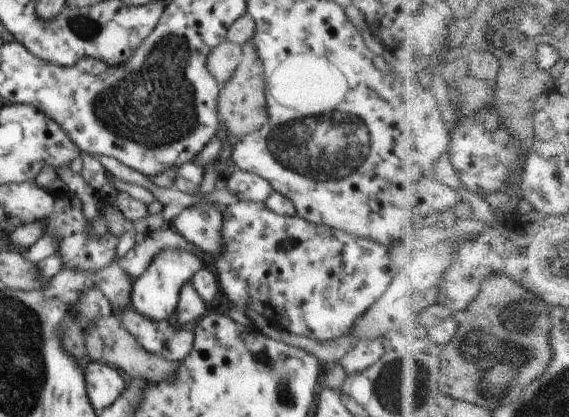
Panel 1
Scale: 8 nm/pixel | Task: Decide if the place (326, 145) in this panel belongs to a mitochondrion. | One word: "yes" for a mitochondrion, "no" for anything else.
yes

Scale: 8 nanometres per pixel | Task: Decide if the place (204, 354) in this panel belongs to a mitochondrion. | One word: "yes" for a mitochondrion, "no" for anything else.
no

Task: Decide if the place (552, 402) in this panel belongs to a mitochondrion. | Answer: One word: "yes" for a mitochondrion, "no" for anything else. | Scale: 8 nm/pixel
yes

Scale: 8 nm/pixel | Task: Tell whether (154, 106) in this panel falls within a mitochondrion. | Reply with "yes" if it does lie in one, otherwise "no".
yes

